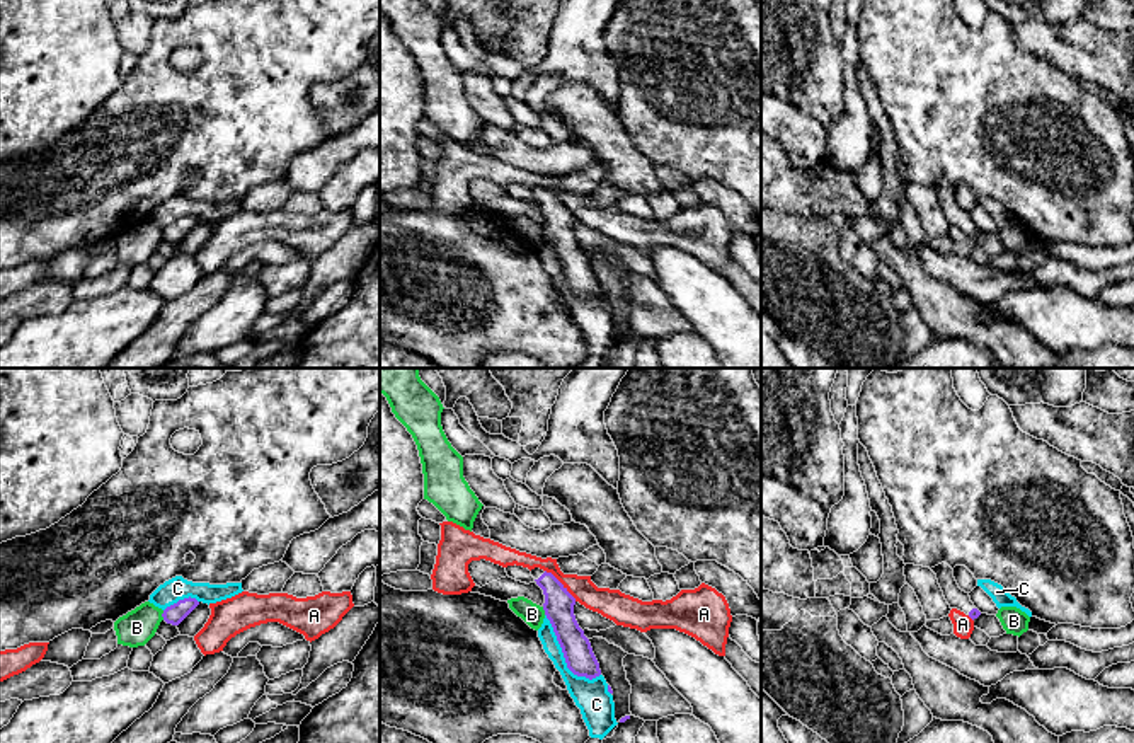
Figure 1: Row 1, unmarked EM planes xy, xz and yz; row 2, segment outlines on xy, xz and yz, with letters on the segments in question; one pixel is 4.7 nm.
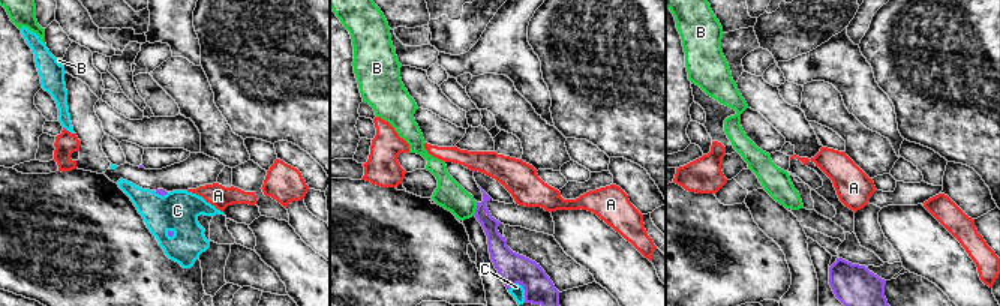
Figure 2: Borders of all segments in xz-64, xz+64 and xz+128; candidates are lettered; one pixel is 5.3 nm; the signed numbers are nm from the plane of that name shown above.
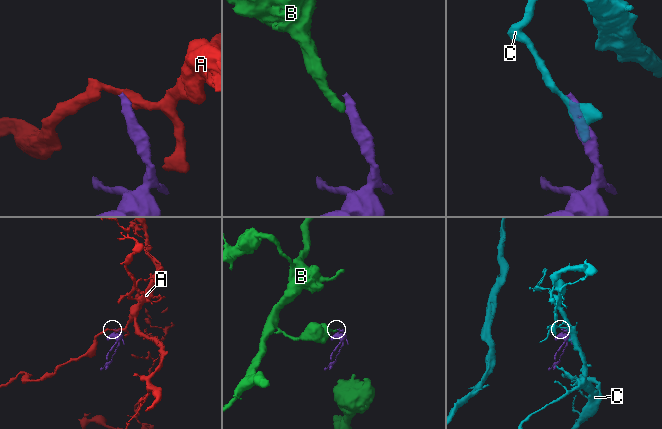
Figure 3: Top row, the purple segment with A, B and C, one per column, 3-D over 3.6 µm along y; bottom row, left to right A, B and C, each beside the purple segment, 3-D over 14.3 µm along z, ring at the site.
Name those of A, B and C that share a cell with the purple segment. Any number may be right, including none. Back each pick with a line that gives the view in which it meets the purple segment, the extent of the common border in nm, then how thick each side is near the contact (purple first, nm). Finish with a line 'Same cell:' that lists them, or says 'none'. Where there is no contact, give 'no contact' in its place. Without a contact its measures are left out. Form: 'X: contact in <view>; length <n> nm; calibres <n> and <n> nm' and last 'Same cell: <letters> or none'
Same cell: none

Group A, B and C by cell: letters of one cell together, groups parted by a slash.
A / B / C

